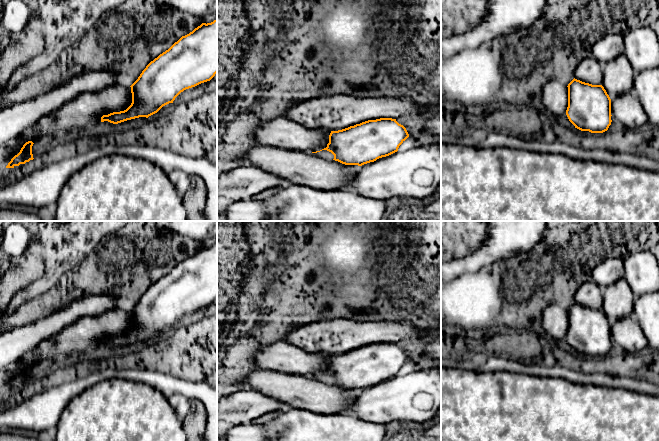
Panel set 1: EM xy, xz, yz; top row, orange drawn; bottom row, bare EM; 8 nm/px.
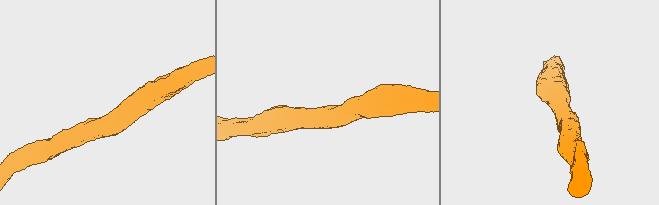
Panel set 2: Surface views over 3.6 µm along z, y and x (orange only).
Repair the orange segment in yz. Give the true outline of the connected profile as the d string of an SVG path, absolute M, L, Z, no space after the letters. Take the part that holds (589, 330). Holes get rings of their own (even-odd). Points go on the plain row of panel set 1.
M573 303L568 308L566 339L575 352L603 357L611 349L611 323L602 309Z

